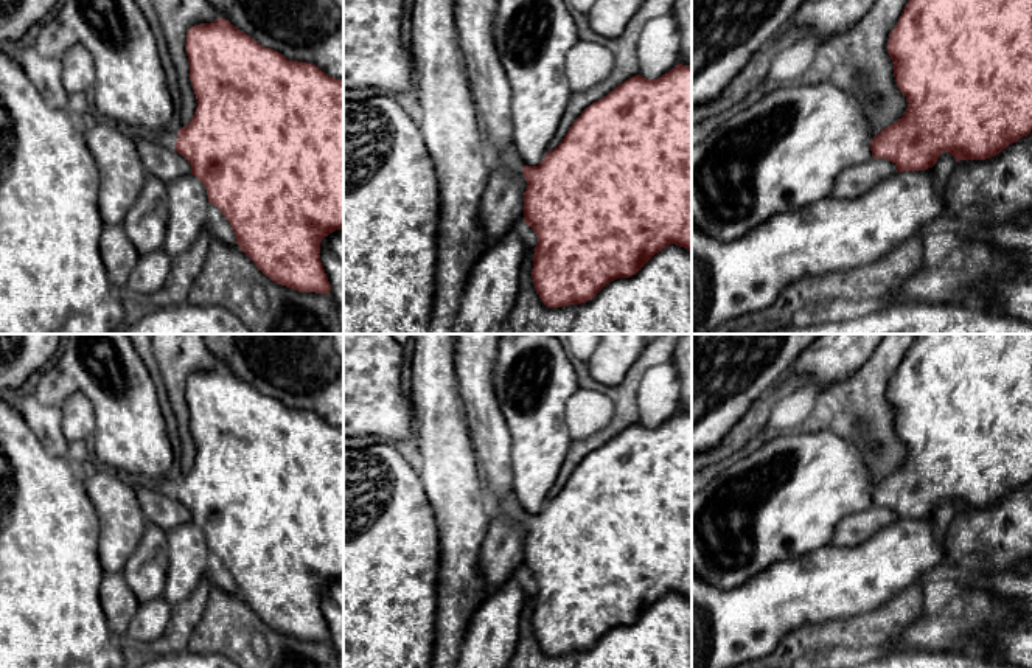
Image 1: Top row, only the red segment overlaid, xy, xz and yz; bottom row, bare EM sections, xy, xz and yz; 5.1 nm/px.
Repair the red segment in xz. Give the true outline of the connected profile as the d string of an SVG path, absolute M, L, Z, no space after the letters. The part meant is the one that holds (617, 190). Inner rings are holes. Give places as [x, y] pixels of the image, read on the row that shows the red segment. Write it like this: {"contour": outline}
{"contour": "M678 64L657 79L647 79L636 75L619 84L606 96L581 112L563 141L553 151L549 151L538 166L527 166L513 143L497 154L488 154L488 158L493 171L522 171L527 180L524 221L538 236L538 244L533 249L532 278L536 294L547 308L555 309L592 300L611 281L636 275L656 253L670 244L684 247L692 253L692 65Z"}

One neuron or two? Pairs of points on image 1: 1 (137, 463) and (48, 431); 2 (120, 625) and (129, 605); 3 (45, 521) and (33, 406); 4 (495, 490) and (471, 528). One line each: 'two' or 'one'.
1: two
2: one
3: two
4: two

